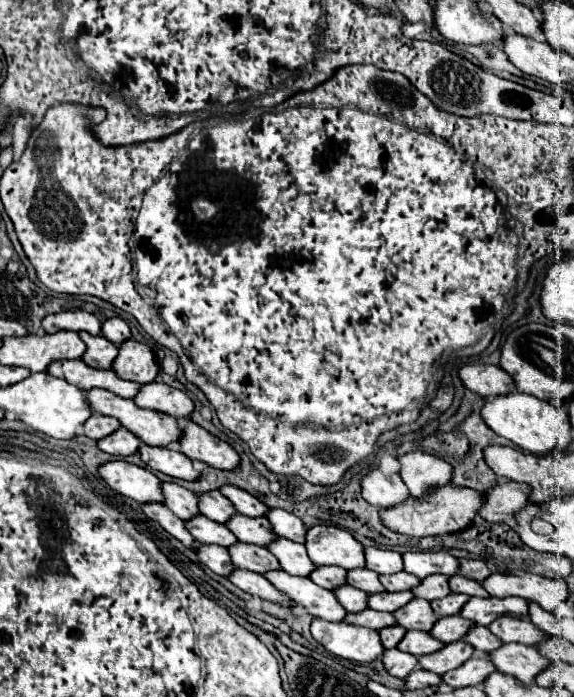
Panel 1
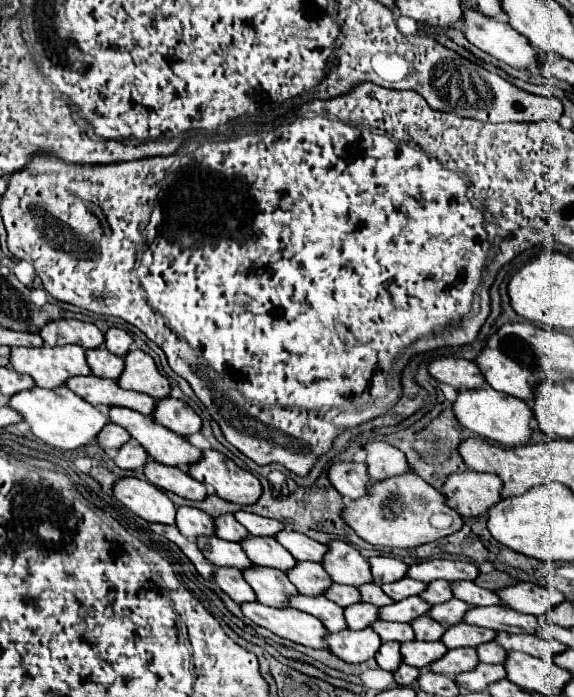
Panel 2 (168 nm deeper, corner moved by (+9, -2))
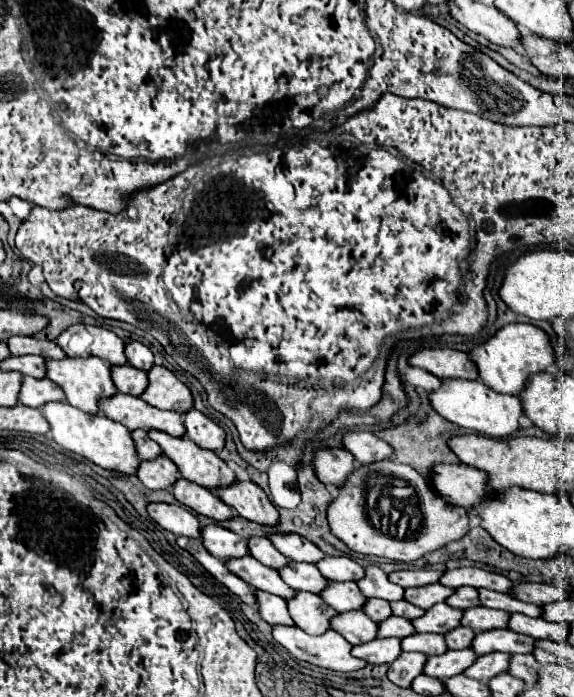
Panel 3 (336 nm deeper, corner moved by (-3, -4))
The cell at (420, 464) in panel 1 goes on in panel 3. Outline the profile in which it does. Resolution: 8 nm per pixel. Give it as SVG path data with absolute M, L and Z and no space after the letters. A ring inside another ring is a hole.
M350 430L350 432L346 432L342 436L342 446L360 464L378 462L378 460L384 460L384 458L390 458L392 456L392 448L384 440L380 440L378 436L374 436L372 432Z

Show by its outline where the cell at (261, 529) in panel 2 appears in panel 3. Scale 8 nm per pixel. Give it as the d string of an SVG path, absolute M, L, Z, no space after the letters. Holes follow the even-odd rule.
M274 534L270 540L284 556L292 558L294 562L316 564L324 558L324 552L316 544L308 542L298 534Z

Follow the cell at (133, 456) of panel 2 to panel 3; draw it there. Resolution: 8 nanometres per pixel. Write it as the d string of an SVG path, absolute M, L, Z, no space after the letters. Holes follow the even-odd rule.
M166 456L156 458L156 462L142 462L136 476L150 490L172 490L176 480L182 478L178 466Z

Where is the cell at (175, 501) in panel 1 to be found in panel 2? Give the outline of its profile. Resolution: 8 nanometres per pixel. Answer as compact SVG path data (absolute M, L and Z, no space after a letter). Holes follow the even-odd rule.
M190 506L176 508L176 526L190 540L196 540L198 536L214 534L212 516L208 516L206 512L198 508L190 508Z

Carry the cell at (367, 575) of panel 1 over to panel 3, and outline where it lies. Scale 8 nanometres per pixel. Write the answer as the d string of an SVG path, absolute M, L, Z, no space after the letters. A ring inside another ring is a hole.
M400 600L400 602L392 602L392 614L394 616L402 616L402 618L408 618L408 620L414 620L414 618L420 618L424 614L422 608L406 602L406 600Z

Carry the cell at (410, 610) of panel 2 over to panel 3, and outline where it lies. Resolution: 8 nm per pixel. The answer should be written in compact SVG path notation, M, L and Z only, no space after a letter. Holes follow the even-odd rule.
M440 602L436 606L432 606L430 610L426 610L426 614L422 618L416 618L416 622L412 622L416 626L418 632L434 632L434 634L446 634L454 628L460 626L460 618L462 618L462 610L448 606L446 602Z

